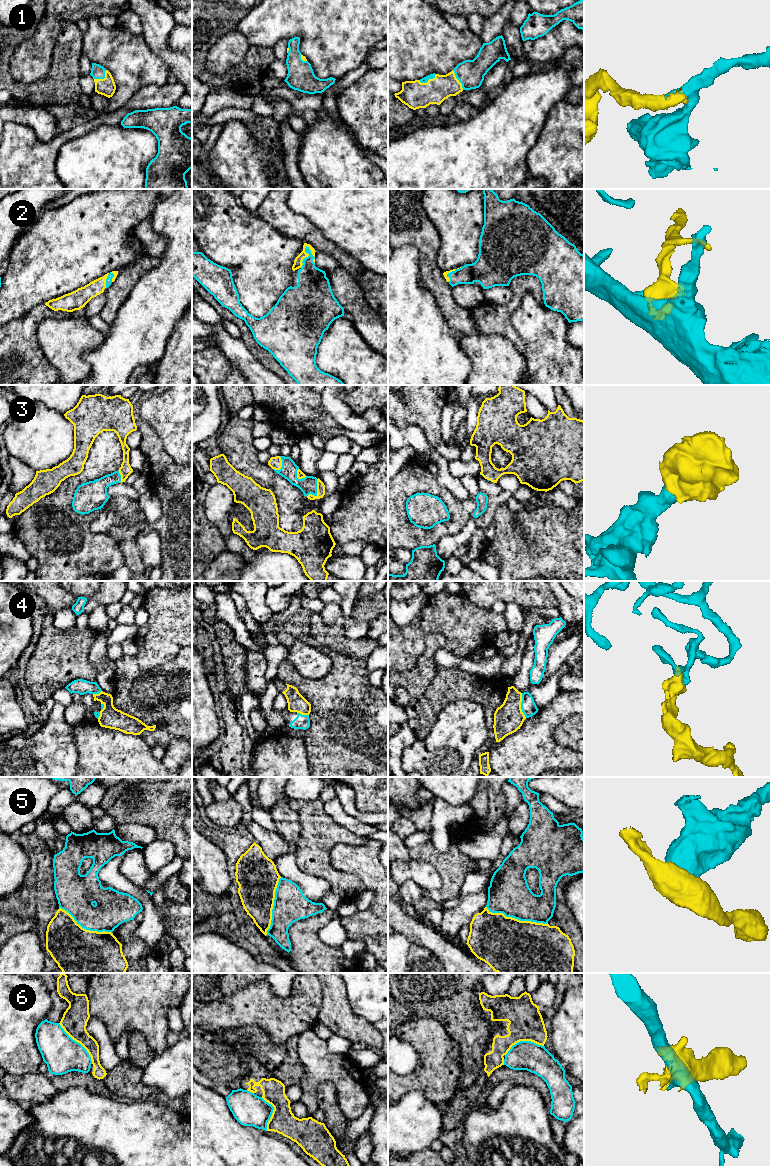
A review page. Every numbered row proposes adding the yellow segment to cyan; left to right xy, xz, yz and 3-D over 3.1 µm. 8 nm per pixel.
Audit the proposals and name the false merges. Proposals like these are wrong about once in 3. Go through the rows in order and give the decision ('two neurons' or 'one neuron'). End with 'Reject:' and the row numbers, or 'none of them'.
1: one neuron
2: one neuron
3: one neuron
4: two neurons
5: two neurons
6: two neurons
Reject: 4, 5, 6

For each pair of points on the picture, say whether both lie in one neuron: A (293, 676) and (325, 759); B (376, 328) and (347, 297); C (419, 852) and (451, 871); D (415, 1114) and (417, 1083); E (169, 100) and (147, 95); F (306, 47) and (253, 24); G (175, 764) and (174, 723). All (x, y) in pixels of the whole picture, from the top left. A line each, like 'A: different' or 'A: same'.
A: same
B: same
C: same
D: different
E: same
F: same
G: different

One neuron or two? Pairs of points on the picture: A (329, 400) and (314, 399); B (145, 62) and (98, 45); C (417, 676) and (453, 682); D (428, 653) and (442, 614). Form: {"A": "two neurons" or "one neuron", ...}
{"A": "two neurons", "B": "one neuron", "C": "two neurons", "D": "two neurons"}

